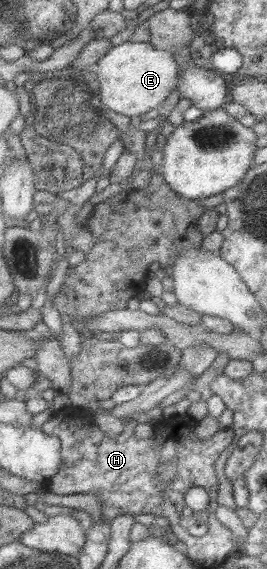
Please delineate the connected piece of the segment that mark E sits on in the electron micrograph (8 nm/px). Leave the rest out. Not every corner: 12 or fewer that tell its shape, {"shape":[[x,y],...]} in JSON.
{"shape":[[114,45],[96,65],[101,100],[124,116],[160,109],[177,87],[175,53]]}

